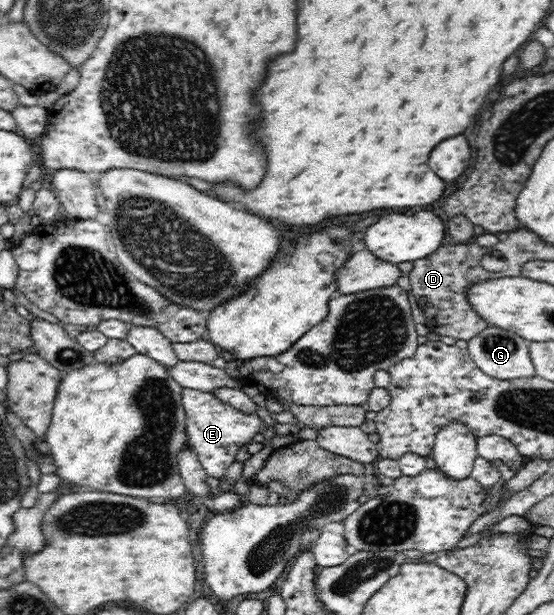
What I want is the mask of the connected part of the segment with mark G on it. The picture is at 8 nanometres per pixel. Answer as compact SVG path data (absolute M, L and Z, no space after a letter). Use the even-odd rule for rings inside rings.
M490 325L482 333L467 341L467 350L472 362L488 376L498 380L514 381L536 376L527 342L517 333Z

